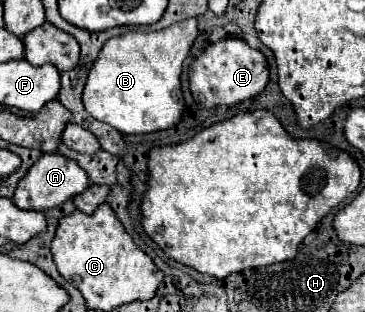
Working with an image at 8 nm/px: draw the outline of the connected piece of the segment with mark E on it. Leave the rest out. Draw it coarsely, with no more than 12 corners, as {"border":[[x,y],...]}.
{"border":[[238,37],[212,43],[190,65],[204,109],[264,91],[266,57]]}

